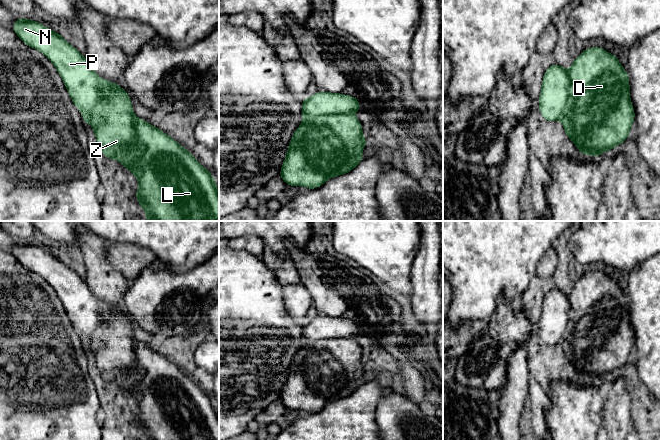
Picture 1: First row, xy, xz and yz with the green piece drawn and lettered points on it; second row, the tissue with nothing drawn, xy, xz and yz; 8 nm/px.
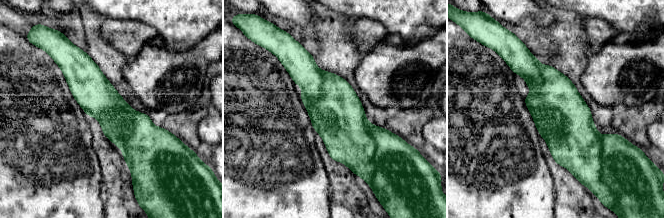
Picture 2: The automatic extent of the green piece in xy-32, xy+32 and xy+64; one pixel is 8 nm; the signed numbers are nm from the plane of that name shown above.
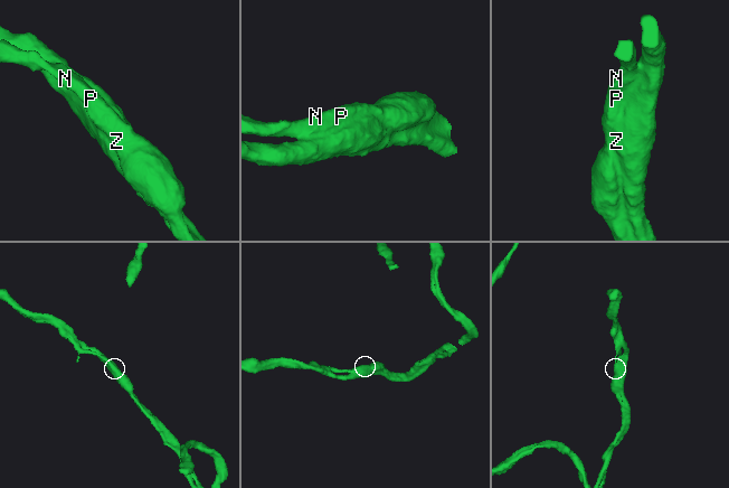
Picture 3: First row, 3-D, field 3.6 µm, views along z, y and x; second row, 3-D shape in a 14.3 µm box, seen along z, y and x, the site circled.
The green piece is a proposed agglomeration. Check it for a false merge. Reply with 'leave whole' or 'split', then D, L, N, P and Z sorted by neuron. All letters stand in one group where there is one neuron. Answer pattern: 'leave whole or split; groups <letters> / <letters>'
leave whole; groups D L N P Z

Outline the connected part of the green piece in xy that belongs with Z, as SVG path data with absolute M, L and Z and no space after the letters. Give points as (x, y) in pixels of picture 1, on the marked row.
M19 17L17 21L13 23L13 31L27 46L39 50L44 54L54 65L59 75L61 76L65 87L72 99L74 105L78 110L82 112L83 120L85 124L89 124L93 127L96 140L101 148L103 155L107 158L119 161L125 166L130 173L133 173L137 177L137 182L140 187L138 192L134 191L137 197L139 205L146 213L146 221L219 221L219 193L217 191L217 184L212 177L210 171L205 169L193 156L192 153L183 148L177 141L171 138L169 135L161 131L158 127L154 127L147 121L137 118L133 113L132 103L130 101L130 95L124 91L122 87L114 82L109 82L102 79L91 67L86 60L85 56L81 54L75 47L69 44L61 35L55 31L44 27L40 22L27 20Z

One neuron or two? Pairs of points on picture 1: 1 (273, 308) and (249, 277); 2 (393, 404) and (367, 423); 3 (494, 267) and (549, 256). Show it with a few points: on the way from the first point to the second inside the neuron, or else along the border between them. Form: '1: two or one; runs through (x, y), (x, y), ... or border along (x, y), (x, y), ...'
1: one; runs through (265, 300), (250, 285)
2: two; border along (384, 394), (376, 408), (377, 429)
3: two; border along (553, 245), (543, 254), (535, 274)

